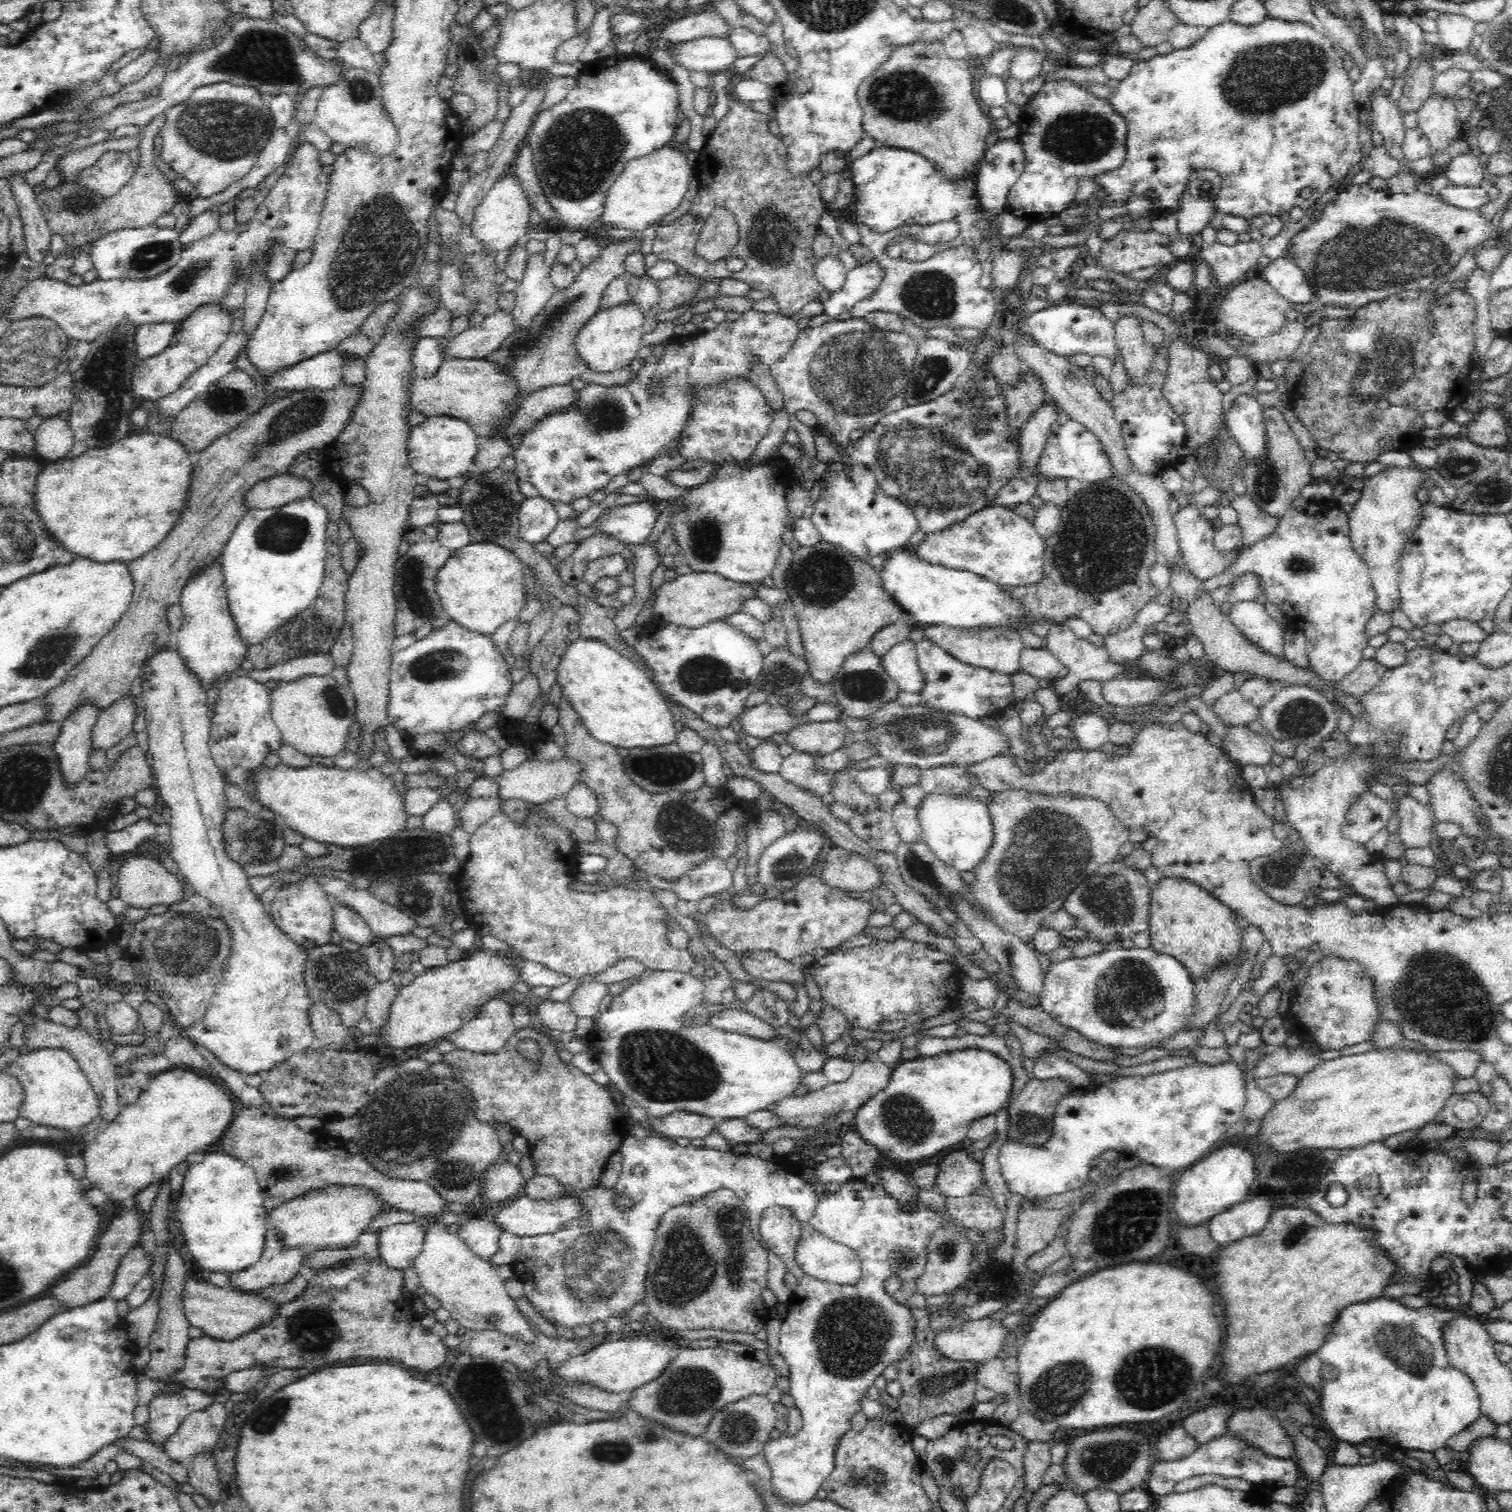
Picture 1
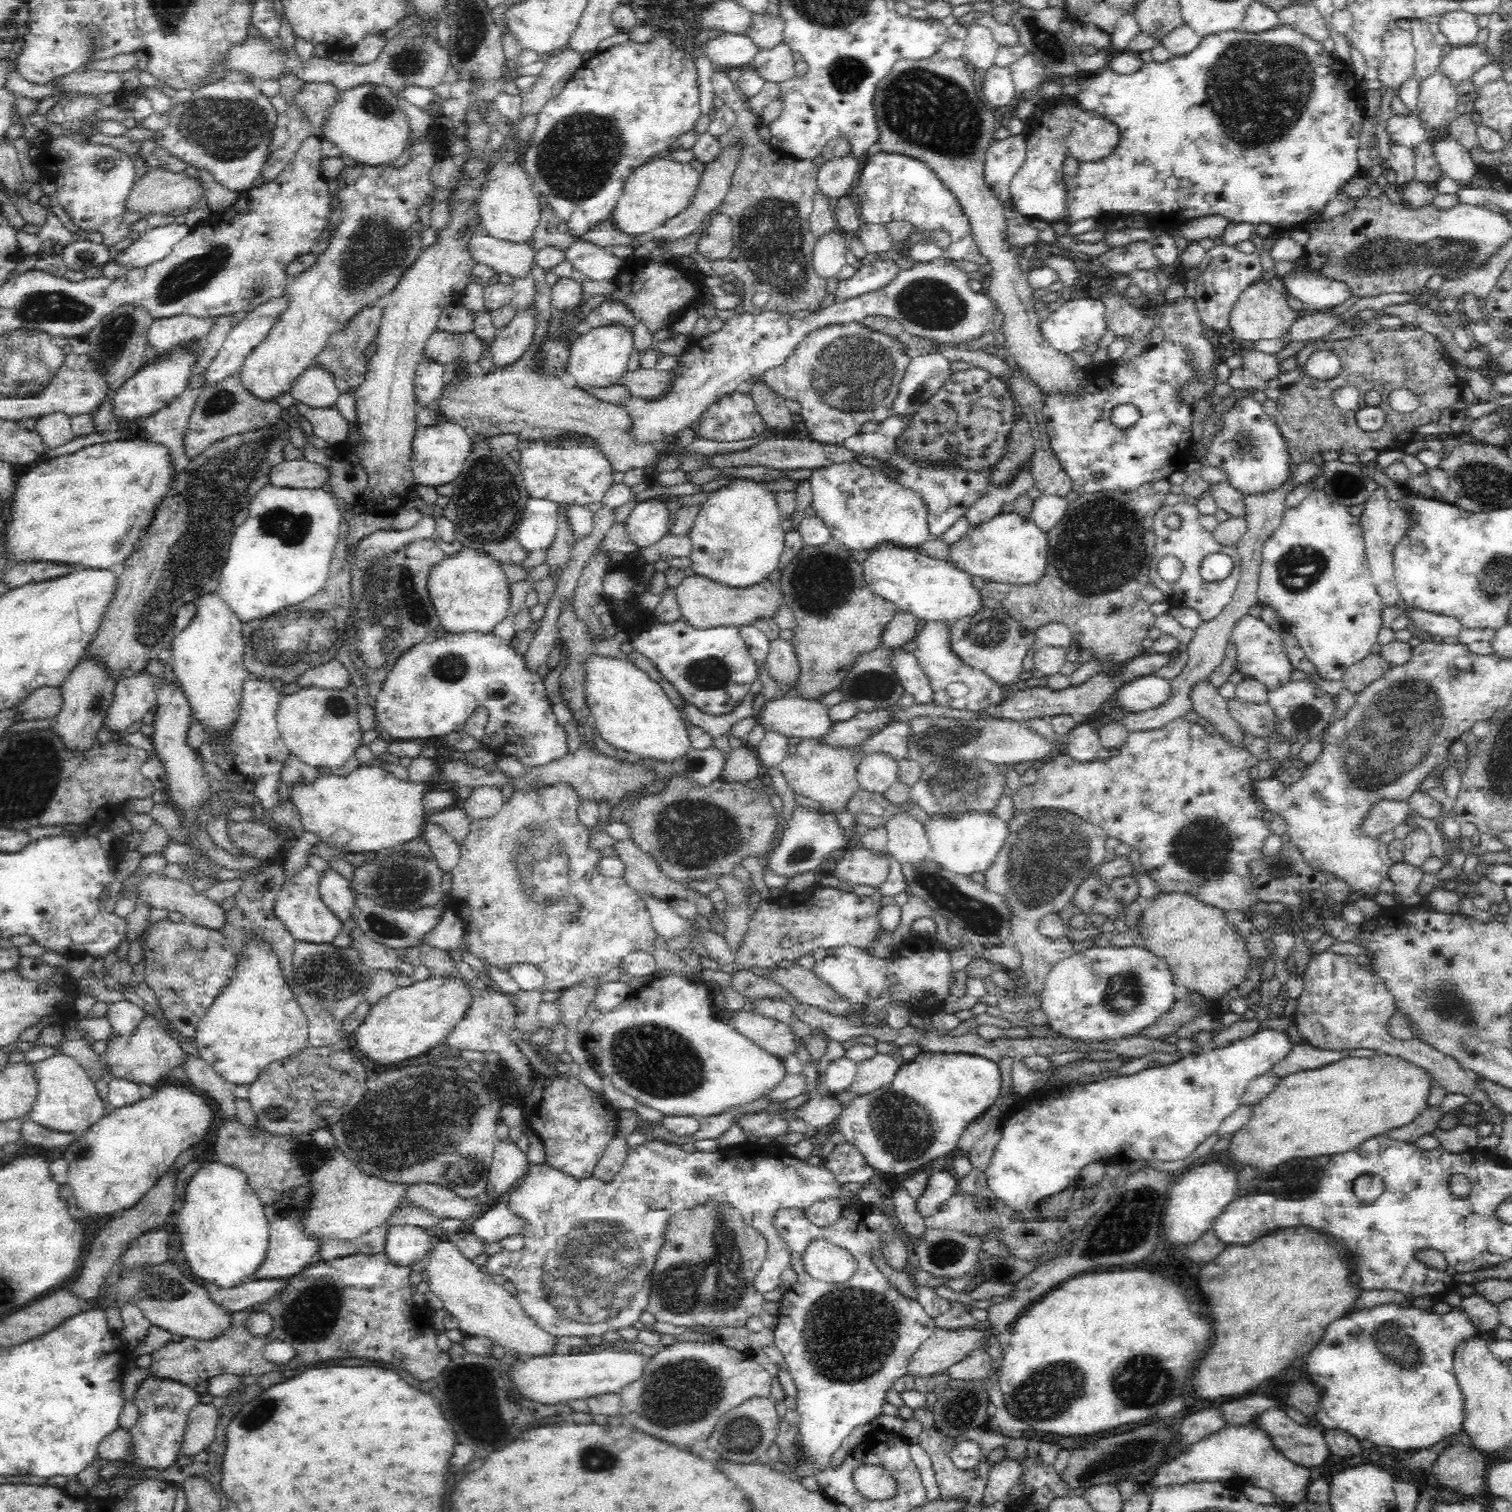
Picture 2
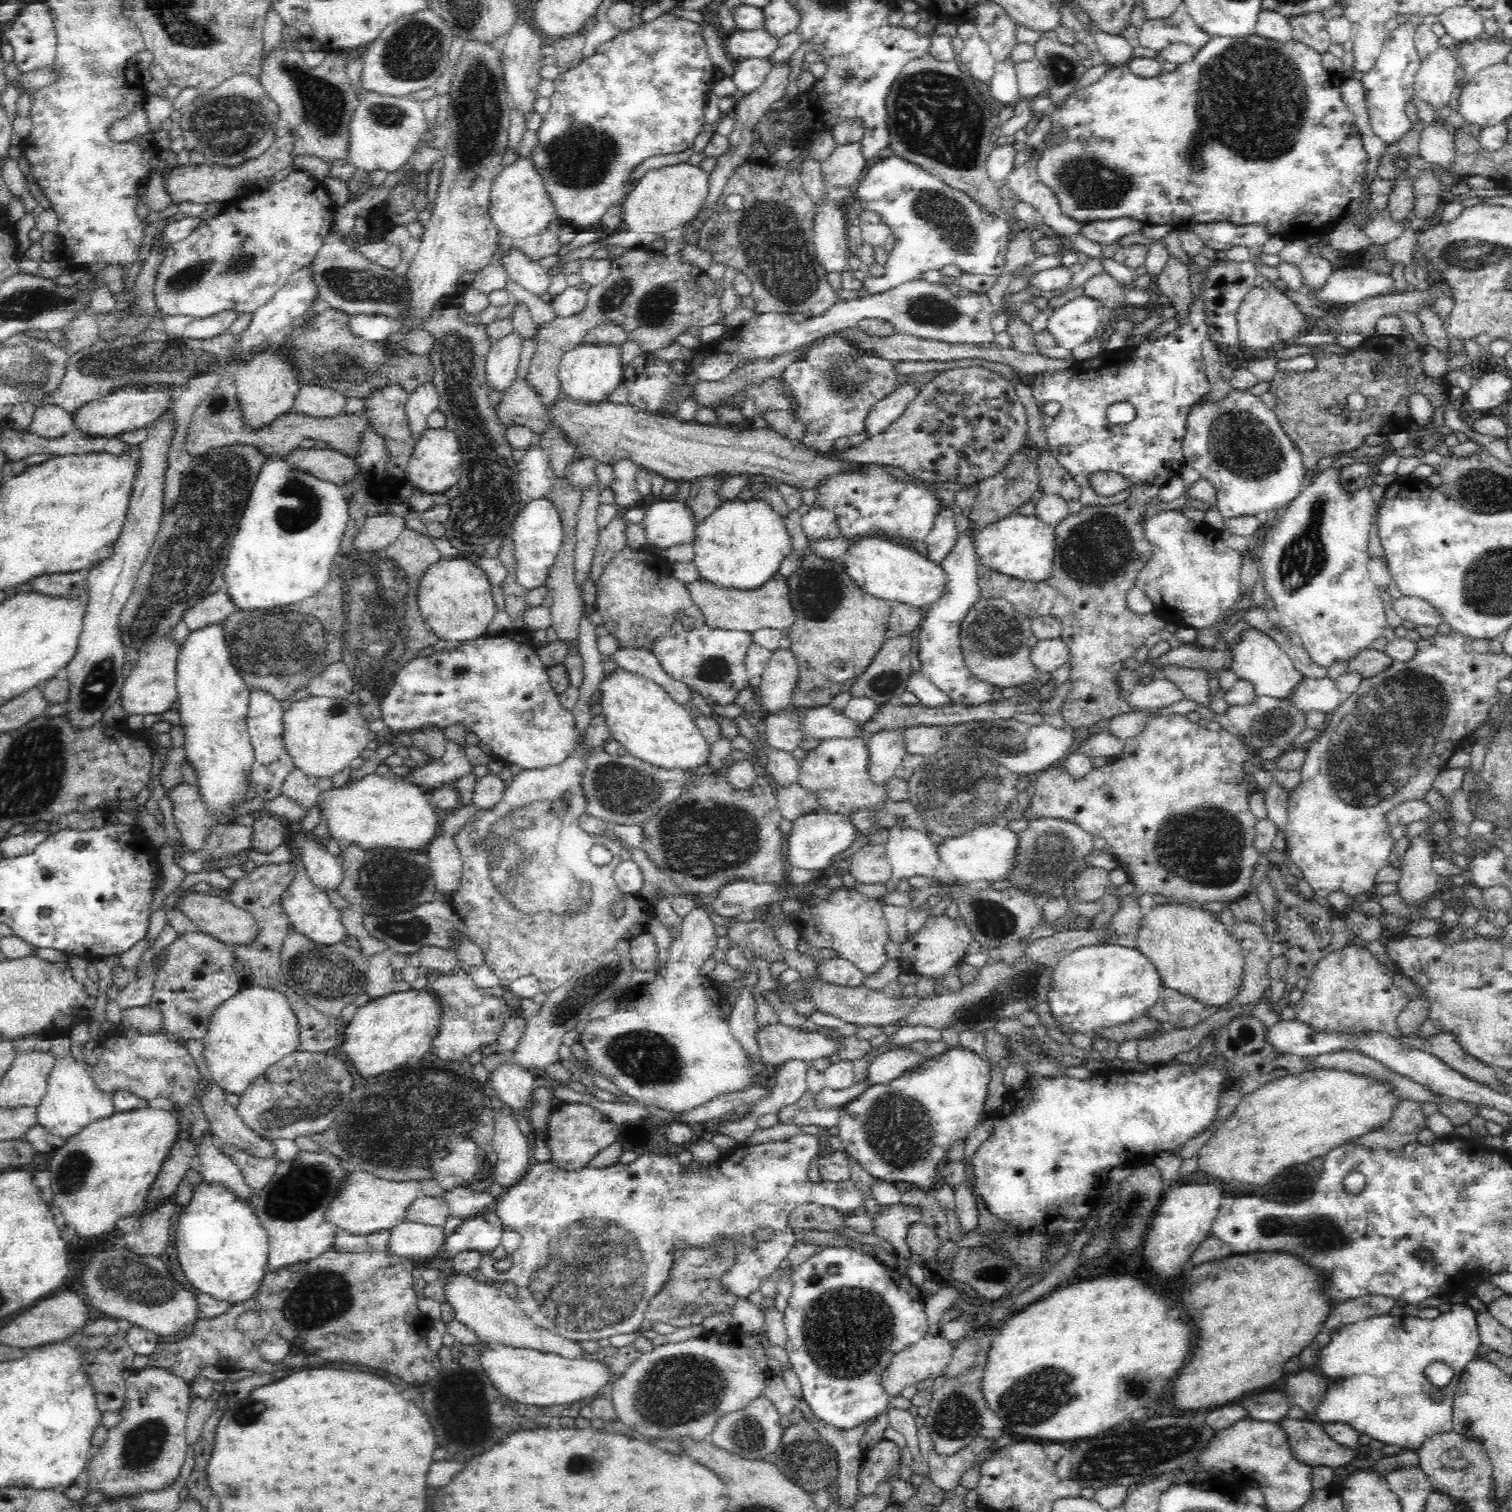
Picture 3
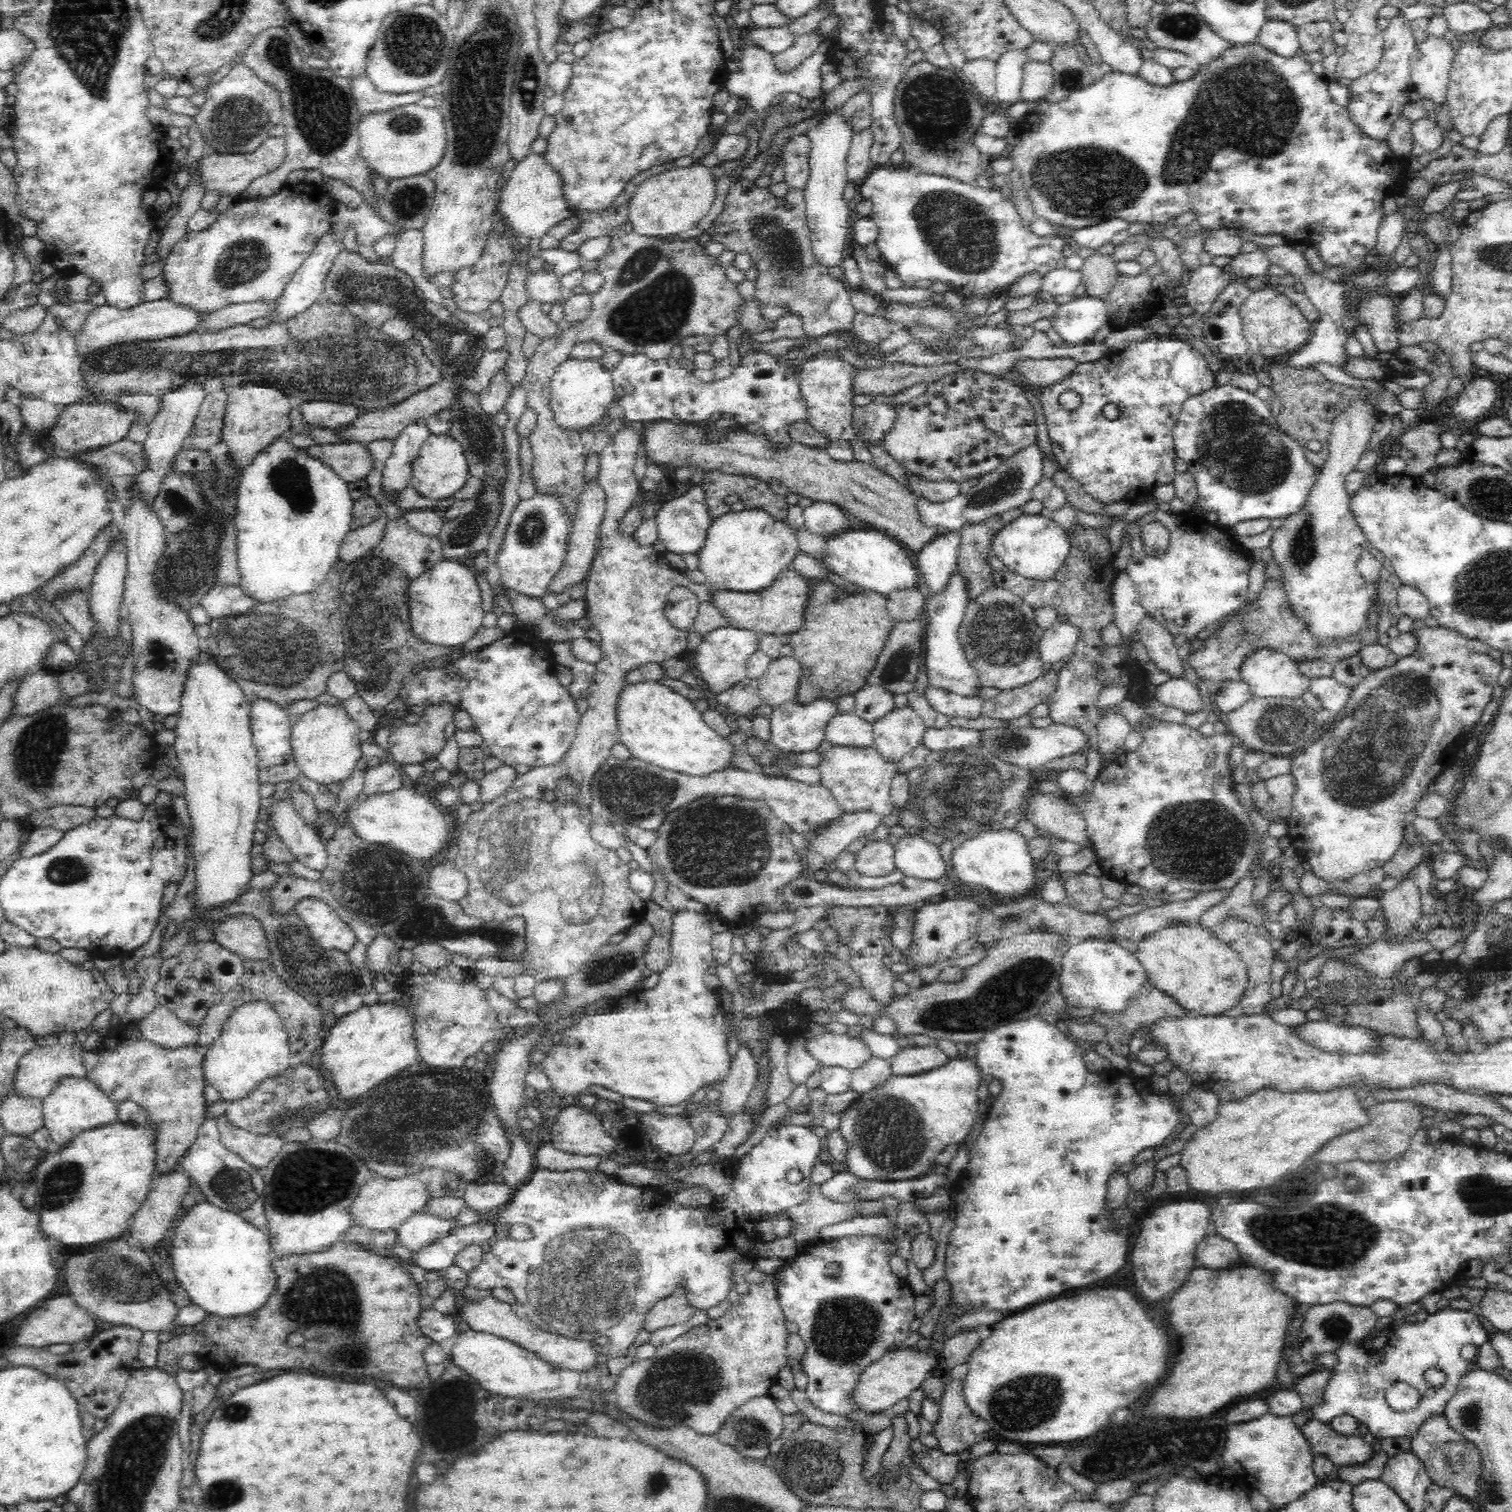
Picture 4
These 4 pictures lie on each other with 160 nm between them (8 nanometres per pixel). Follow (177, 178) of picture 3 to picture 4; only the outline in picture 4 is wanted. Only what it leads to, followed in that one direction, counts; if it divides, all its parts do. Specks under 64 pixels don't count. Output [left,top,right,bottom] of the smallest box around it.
[200,137,286,198]

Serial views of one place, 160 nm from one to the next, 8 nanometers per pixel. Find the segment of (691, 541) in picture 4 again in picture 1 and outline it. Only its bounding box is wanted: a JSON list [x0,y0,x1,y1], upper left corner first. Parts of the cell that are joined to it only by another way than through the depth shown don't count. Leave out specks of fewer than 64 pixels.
[595,499,660,544]

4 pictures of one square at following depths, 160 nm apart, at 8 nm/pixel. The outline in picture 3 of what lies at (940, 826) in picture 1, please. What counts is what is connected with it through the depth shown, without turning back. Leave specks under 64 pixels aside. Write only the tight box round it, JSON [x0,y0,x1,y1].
[938,822,1019,885]

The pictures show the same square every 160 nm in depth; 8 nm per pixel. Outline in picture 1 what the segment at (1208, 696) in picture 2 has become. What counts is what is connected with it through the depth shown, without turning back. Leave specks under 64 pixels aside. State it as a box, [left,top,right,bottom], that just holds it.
[1222,725,1275,767]

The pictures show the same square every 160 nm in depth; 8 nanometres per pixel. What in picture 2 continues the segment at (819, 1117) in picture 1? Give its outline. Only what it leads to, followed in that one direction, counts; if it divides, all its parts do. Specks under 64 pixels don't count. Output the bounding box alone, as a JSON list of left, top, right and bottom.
[847,1052,904,1096]

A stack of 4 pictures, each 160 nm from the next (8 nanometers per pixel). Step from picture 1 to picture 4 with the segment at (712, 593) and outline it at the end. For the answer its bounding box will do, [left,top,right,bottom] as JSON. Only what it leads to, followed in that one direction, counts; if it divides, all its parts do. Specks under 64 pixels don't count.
[714,565,813,635]

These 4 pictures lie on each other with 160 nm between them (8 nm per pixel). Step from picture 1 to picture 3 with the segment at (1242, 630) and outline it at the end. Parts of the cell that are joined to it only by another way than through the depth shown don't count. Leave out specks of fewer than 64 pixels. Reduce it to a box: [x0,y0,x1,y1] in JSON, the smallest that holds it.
[1231,627,1304,700]

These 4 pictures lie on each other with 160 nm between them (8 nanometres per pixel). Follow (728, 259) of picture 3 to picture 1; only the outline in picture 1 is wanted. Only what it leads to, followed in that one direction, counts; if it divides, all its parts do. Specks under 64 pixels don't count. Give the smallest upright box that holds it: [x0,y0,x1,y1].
[653,96,827,316]

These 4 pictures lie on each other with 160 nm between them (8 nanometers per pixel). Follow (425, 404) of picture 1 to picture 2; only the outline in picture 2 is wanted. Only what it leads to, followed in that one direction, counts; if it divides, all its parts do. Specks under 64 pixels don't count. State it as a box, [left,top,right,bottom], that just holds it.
[433,262,714,474]

